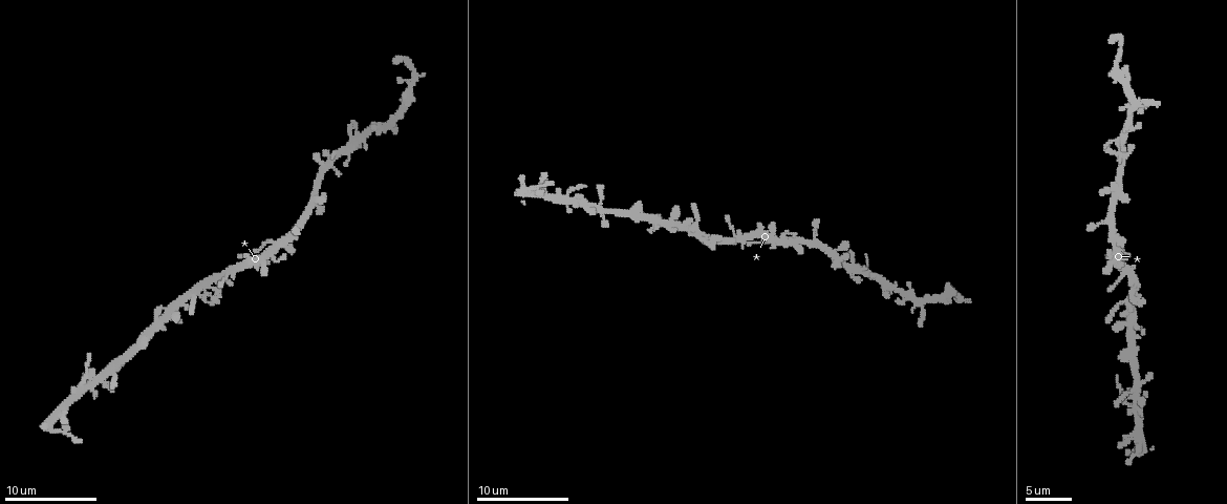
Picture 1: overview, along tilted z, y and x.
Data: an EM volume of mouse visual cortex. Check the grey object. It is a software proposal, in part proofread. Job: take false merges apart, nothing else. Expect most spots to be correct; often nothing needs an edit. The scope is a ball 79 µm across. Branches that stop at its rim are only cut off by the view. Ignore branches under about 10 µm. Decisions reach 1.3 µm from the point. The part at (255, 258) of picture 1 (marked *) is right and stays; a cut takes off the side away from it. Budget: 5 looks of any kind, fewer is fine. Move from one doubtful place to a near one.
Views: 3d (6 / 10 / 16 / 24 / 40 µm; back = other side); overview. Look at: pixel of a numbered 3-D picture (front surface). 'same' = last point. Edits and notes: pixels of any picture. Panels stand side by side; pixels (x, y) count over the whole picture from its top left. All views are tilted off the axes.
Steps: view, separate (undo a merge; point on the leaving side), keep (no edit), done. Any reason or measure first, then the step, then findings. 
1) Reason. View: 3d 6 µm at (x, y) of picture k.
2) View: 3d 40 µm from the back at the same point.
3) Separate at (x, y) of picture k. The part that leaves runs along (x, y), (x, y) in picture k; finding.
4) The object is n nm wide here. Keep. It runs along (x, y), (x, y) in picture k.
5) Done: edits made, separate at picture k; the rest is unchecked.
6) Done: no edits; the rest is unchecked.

A narrow waist. View: 3d 10 µm at (1117, 169) of picture 1.

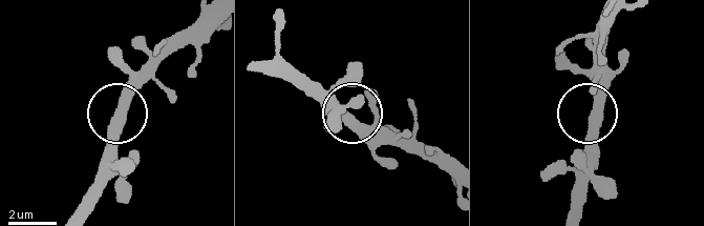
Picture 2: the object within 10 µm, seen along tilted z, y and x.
Keep. One neuron here.

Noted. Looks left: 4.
View: 3d 10 µm at (406, 94) of picture 1.

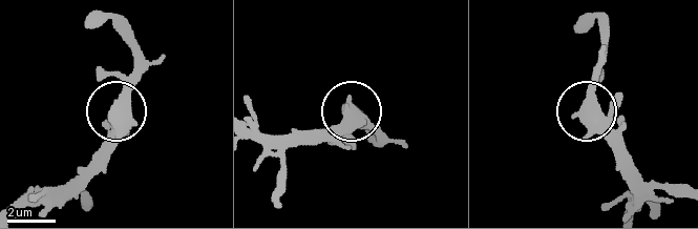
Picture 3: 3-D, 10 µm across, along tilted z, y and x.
Closer look. View: 3d 6 µm at (116, 111) of picture 3.

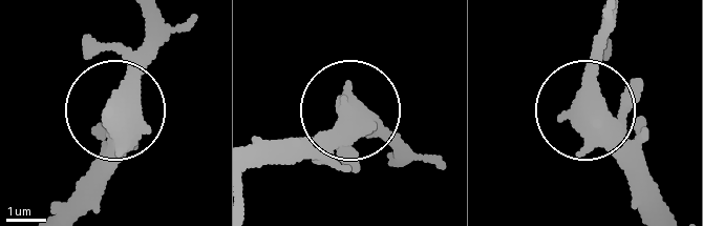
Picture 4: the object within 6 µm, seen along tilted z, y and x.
The object is 500 nm wide here. Keep. It runs along (64, 203), (98, 159), (143, 20) in picture 4; all the same neuron.

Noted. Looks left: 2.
Calibre changes. View: 3d 6 µm at (632, 216) of picture 1.

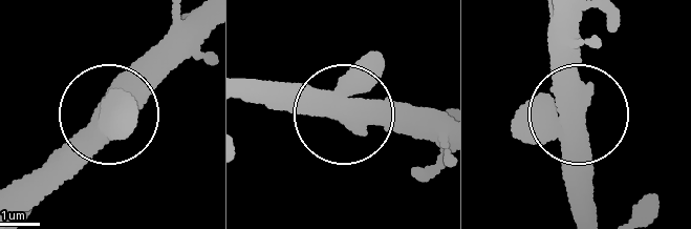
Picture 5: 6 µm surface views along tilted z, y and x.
View: 3d 6 µm from the back at (582, 106) of picture 5.

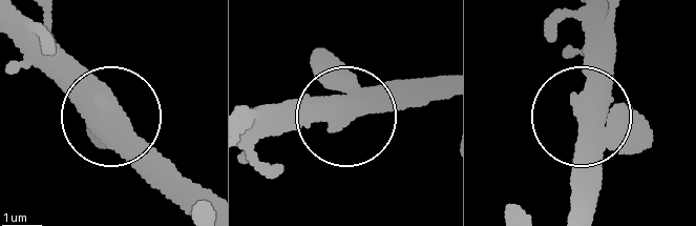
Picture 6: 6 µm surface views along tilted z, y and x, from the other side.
The object is 770 nm wide here. Keep. It runs along (584, 25), (574, 208) in picture 6; all the same neuron.

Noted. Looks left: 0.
Done: no edits; the rest is unchecked.

